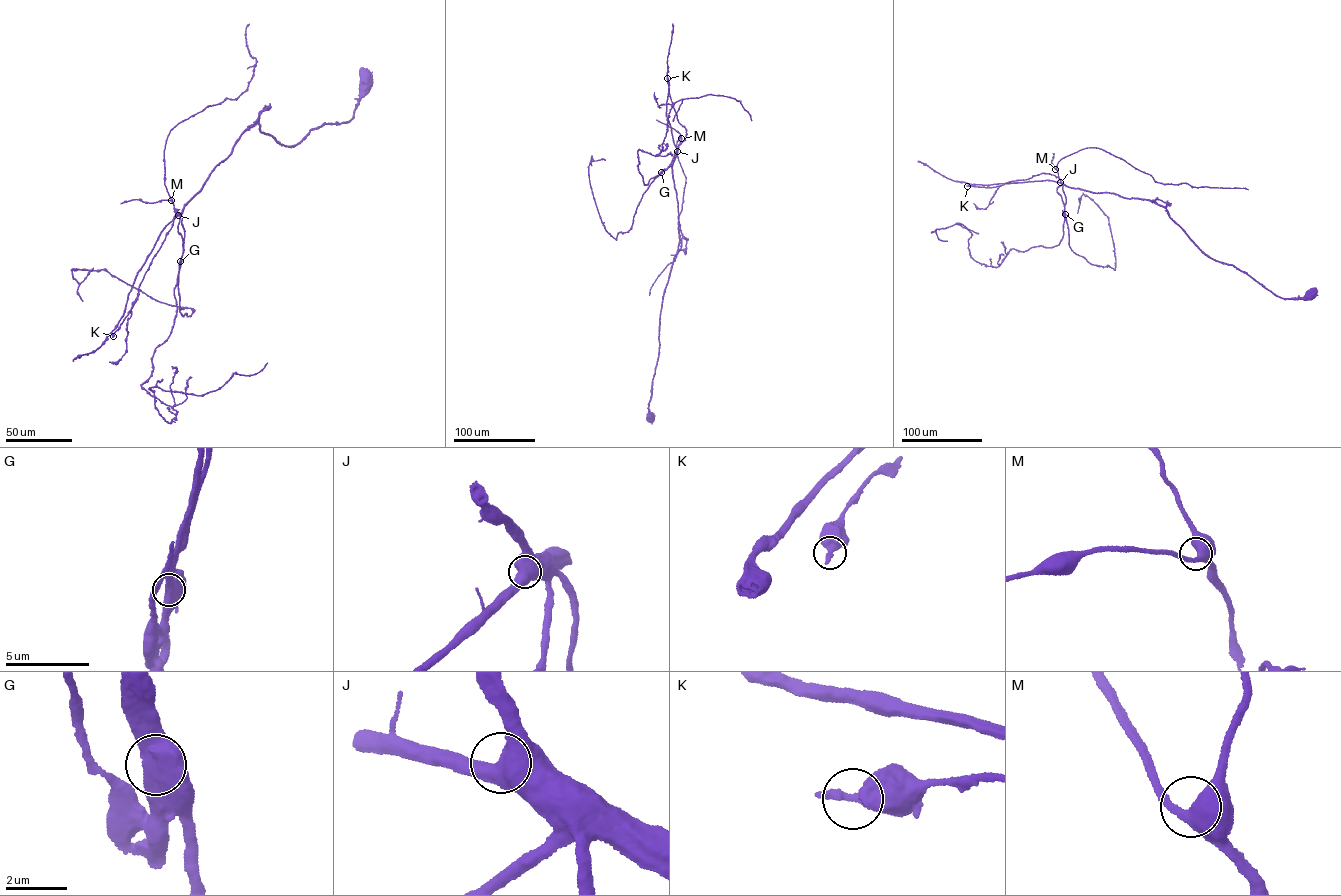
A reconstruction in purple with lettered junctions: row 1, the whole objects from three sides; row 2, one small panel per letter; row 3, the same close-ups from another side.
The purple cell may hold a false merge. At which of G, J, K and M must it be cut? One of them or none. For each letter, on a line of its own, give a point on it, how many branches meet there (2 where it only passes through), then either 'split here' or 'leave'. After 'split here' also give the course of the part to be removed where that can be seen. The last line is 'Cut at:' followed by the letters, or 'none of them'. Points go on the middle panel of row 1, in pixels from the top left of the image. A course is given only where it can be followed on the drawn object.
G: (661, 172) | 1 | leave
J: (677, 151) | 2 | leave
K: (667, 78) | 1 | leave
M: (681, 138) | 2 | leave
Cut at: none of them

